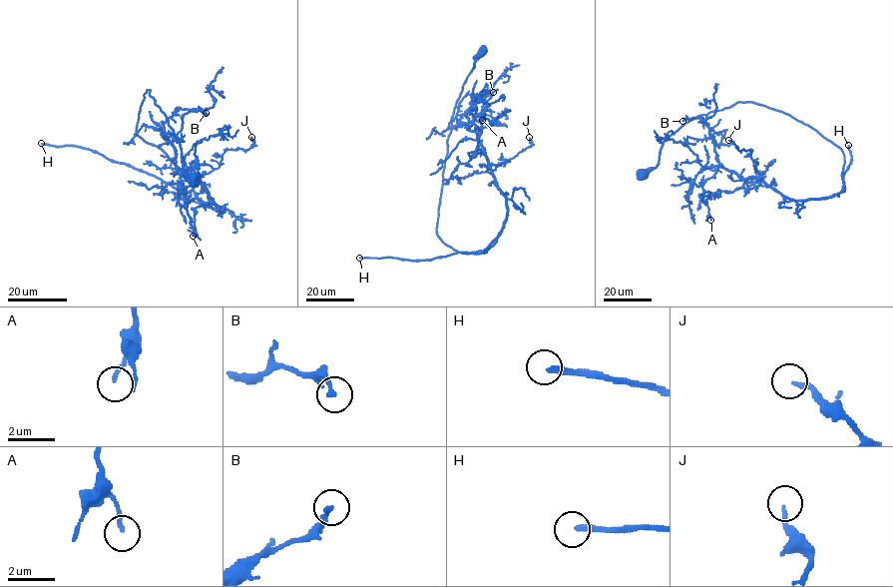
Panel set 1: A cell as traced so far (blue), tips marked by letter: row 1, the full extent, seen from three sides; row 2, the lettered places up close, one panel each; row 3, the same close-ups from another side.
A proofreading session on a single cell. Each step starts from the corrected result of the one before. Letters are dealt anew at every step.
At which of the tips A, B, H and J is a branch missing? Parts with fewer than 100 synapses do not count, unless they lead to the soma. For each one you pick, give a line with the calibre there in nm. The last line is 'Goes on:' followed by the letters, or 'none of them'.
H: 220 nm thick
Goes on: H

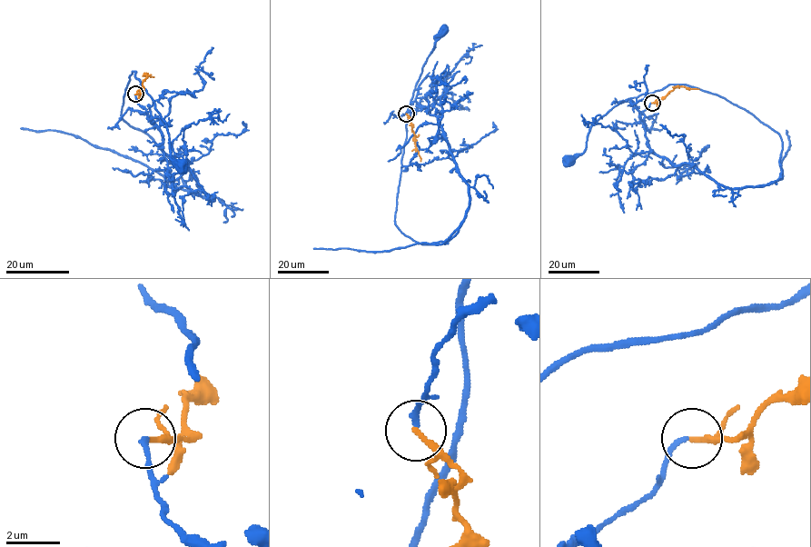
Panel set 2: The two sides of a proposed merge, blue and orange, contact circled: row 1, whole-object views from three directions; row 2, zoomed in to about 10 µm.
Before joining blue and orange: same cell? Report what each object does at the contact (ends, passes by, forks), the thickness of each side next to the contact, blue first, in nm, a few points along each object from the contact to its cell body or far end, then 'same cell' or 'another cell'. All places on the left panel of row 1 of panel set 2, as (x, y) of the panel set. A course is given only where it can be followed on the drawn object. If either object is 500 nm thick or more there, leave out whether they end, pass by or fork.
blue ends | orange ends | 180/200 nm | blue via (135, 94), (163, 151), (213, 200), (186, 186), (181, 170), (122, 118), (133, 71), (181, 164) | orange via (135, 94), (141, 94), (146, 74), (153, 77) | same cell

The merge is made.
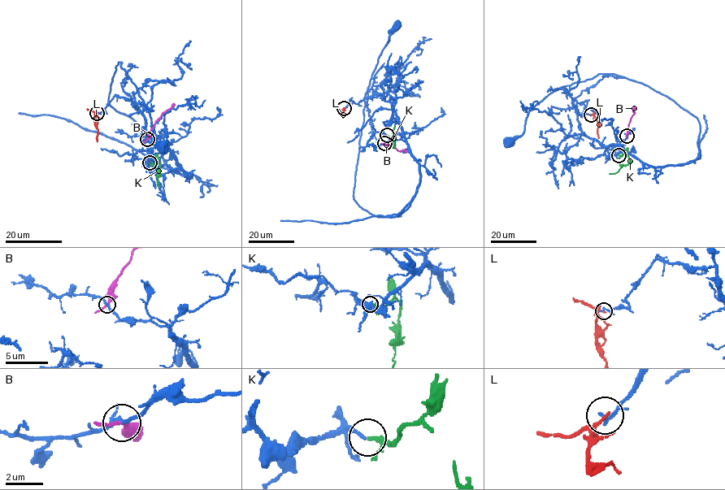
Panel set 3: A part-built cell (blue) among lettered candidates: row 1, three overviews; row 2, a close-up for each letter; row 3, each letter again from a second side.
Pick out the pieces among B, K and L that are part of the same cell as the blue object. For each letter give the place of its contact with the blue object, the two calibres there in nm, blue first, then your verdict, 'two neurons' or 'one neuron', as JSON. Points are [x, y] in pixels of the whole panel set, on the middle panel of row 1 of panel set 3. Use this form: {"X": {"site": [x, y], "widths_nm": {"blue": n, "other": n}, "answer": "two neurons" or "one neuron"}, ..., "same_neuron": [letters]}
{"B": {"site": [384, 143], "widths_nm": {"blue": 140, "other": 240}, "answer": "two neurons"}, "K": {"site": [387, 135], "widths_nm": {"blue": 190, "other": 140}, "answer": "one neuron"}, "L": {"site": [344, 108], "widths_nm": {"blue": 180, "other": 130}, "answer": "two neurons"}, "same_neuron": ["K"]}

